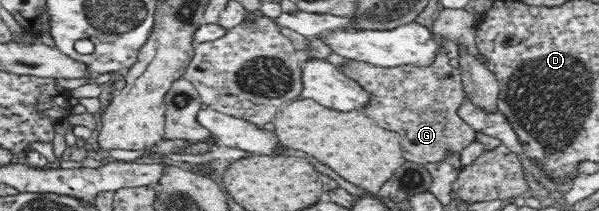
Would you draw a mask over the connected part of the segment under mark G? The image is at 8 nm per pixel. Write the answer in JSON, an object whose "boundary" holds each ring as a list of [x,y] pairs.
{"boundary":[[[441,43],[437,58],[425,68],[410,64],[383,68],[346,59],[337,69],[367,89],[371,100],[361,110],[378,126],[399,134],[406,161],[421,165],[441,163],[452,153],[460,155],[476,140],[476,131],[458,115],[459,105],[466,98],[461,71],[451,66]]]}

